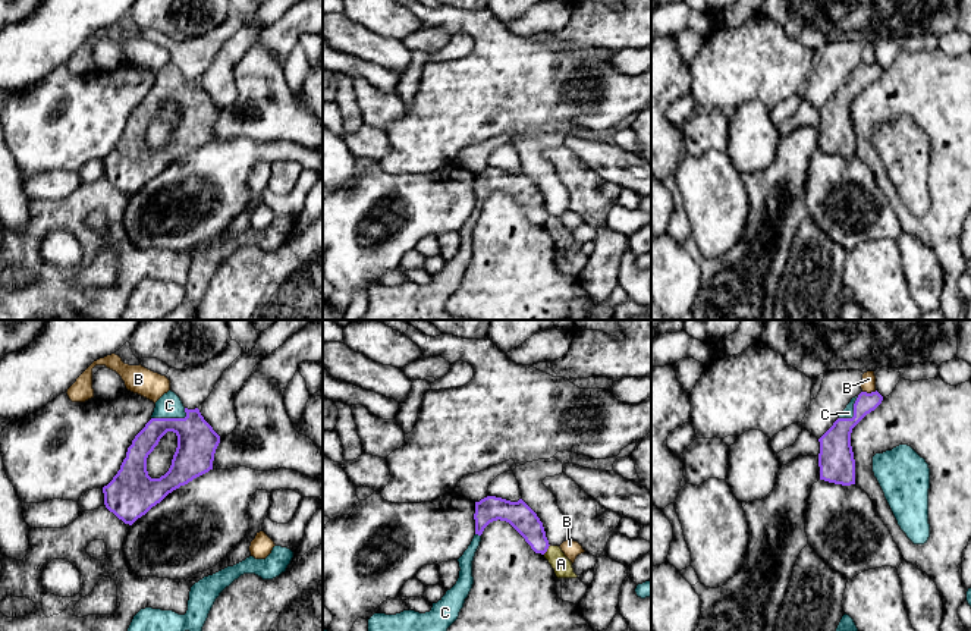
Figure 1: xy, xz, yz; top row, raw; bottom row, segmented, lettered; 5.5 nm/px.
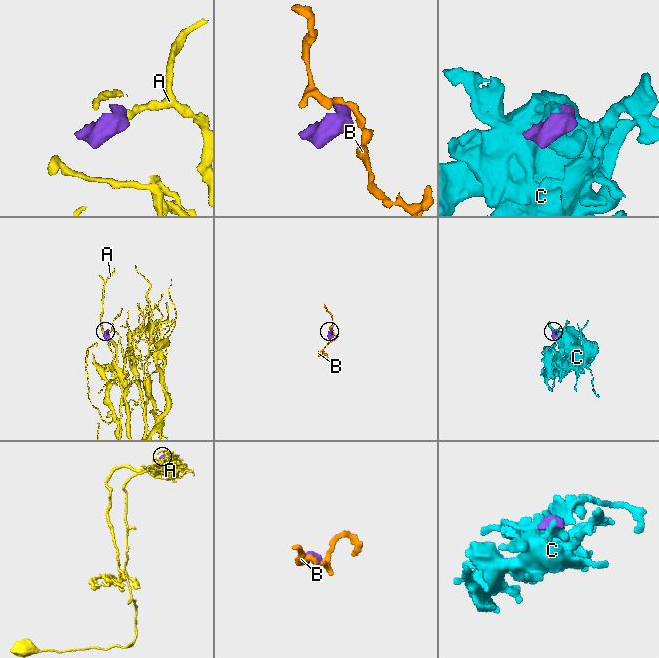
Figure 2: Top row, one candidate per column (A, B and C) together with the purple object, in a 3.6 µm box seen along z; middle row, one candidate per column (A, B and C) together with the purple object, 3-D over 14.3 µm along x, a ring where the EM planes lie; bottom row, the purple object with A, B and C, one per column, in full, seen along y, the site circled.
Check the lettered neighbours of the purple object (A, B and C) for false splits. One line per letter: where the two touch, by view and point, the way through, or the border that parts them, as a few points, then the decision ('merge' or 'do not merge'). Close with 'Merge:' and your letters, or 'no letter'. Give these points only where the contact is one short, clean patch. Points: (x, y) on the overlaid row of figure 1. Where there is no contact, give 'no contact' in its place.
A: xz (547, 548) | along xz (550, 545), (543, 553) | do not merge
B: yz (869, 394) | along yz (876, 391), (863, 392) | do not merge
C: xy (169, 418) | merge
Merge: C

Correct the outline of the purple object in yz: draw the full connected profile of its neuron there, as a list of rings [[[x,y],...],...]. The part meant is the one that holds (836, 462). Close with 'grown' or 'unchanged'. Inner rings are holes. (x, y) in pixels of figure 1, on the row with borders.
[[[877,390],[871,393],[861,392],[851,399],[833,426],[818,439],[820,480],[842,486],[855,484],[855,459],[851,446],[851,433],[882,401],[883,396]]]; grown

